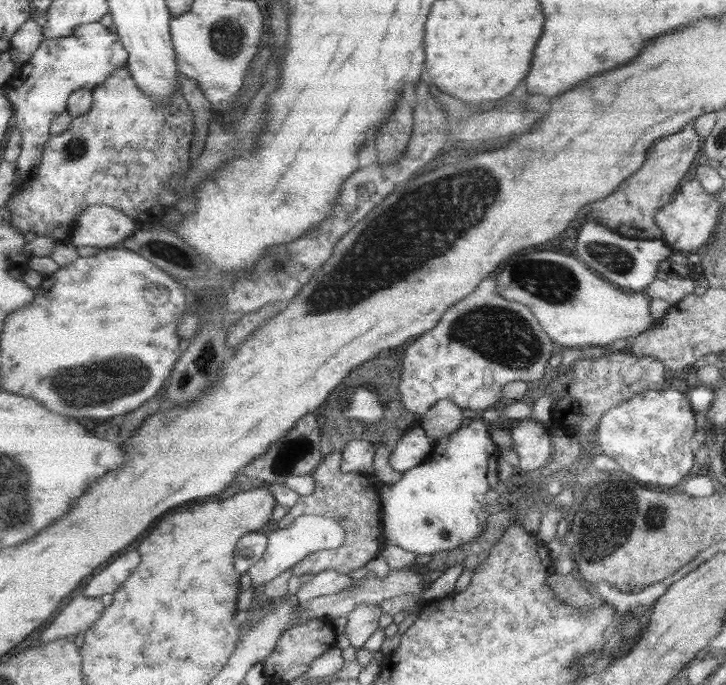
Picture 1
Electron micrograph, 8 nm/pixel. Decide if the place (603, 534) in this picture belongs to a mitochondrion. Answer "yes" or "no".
yes

